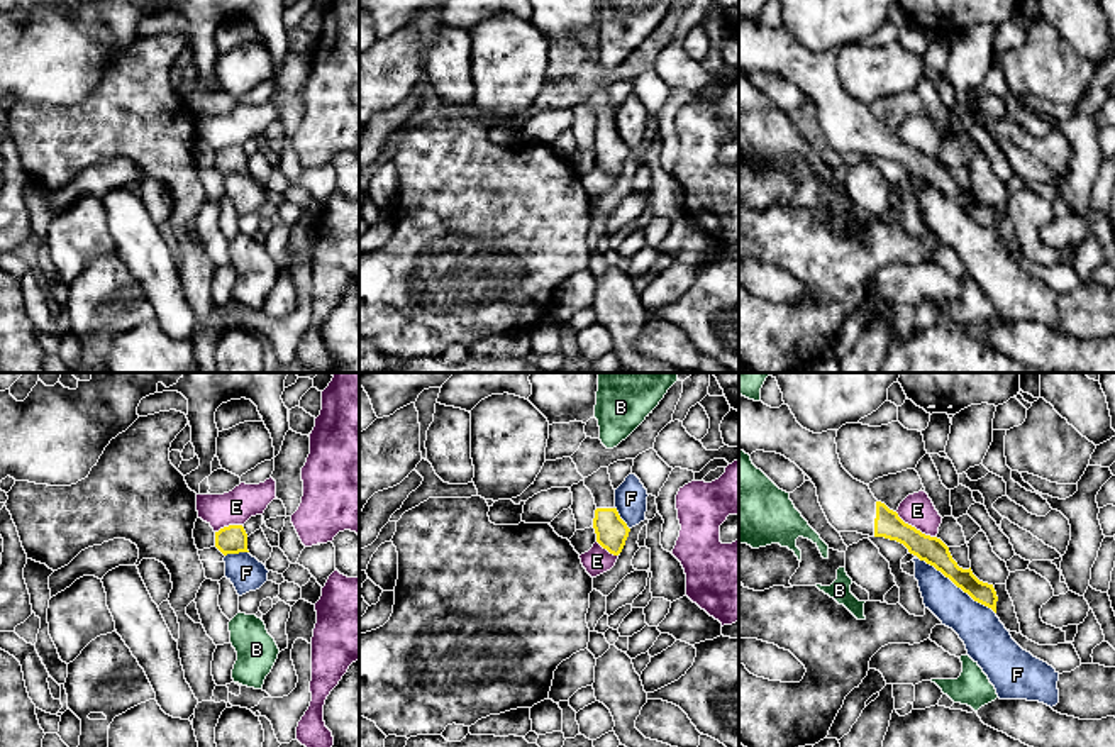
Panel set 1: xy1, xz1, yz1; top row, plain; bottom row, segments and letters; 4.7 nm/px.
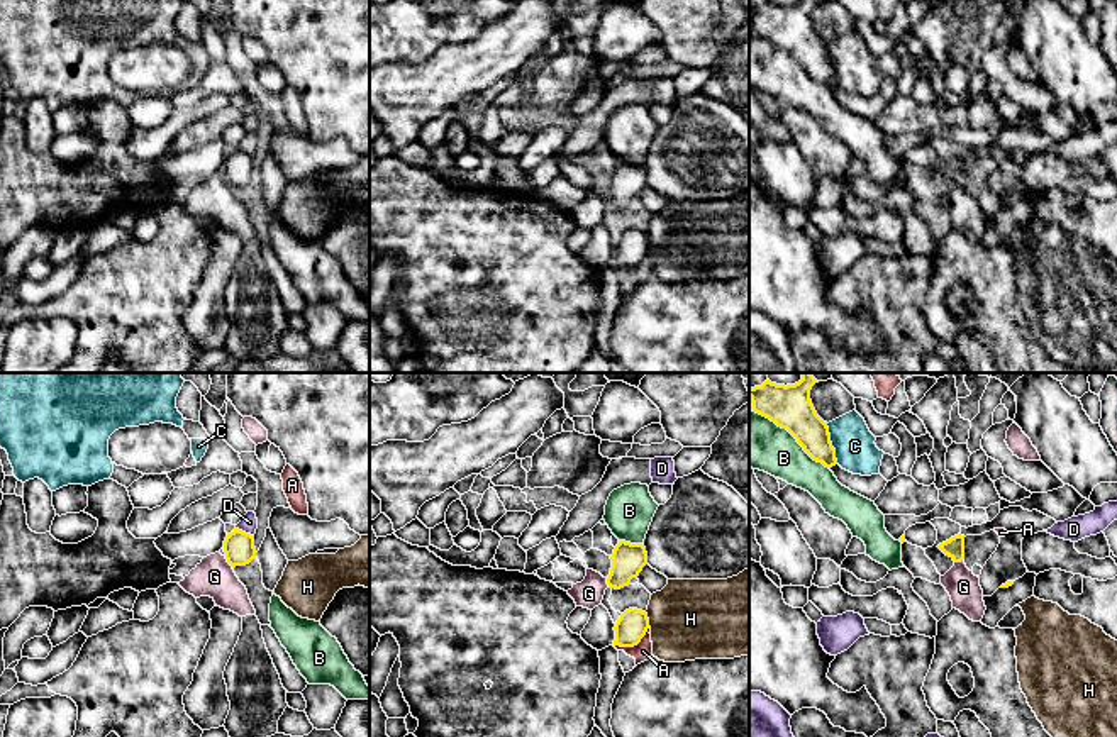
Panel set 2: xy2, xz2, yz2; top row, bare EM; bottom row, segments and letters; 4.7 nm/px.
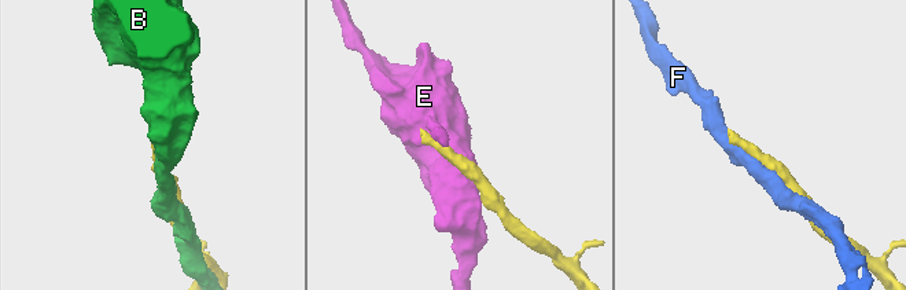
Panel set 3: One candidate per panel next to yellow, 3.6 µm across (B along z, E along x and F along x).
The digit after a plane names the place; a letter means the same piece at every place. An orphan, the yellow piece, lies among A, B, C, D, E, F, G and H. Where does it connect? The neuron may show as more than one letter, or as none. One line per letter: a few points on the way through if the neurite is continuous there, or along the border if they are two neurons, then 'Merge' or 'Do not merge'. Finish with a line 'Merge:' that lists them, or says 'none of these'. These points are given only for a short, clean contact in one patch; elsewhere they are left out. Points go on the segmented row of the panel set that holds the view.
A: Do not merge
B: Do not merge
C: Do not merge
D: Do not merge
E: Boundary: yz1 (895, 512), (905, 522), (936, 537). Do not merge
F: Do not merge
G: Boundary: xy2 (224, 556), (233, 566). Do not merge
H: Boundary: xz2 (644, 612), (650, 626). Do not merge
Merge: none of these

